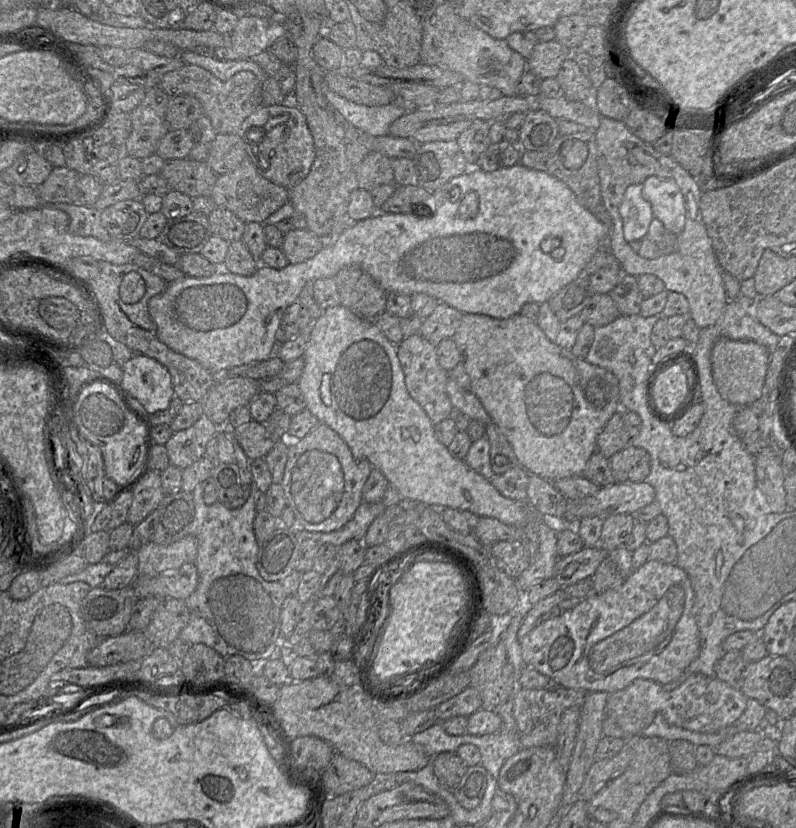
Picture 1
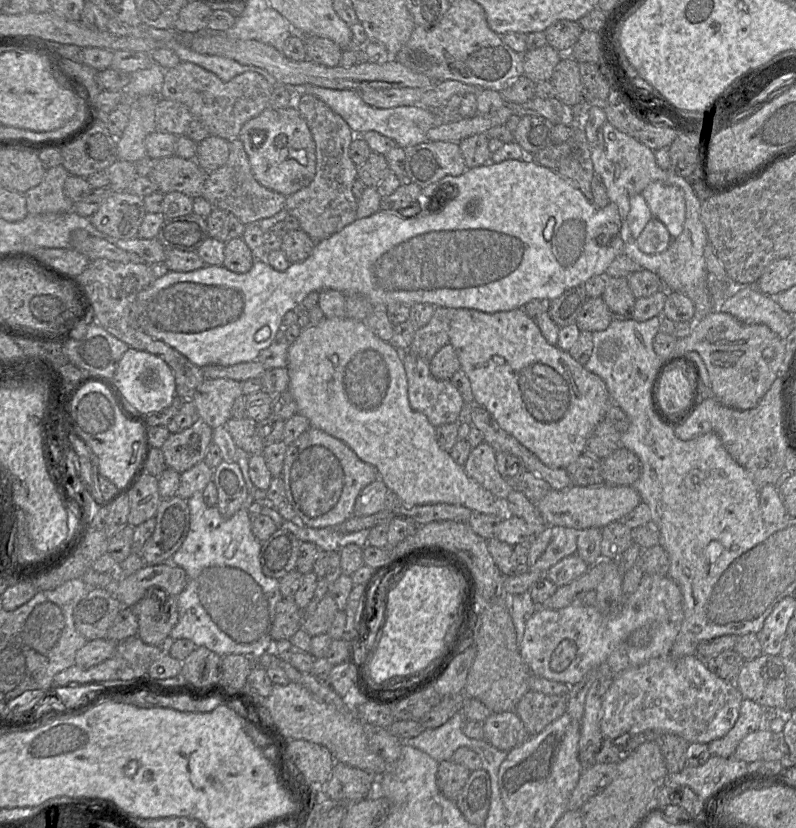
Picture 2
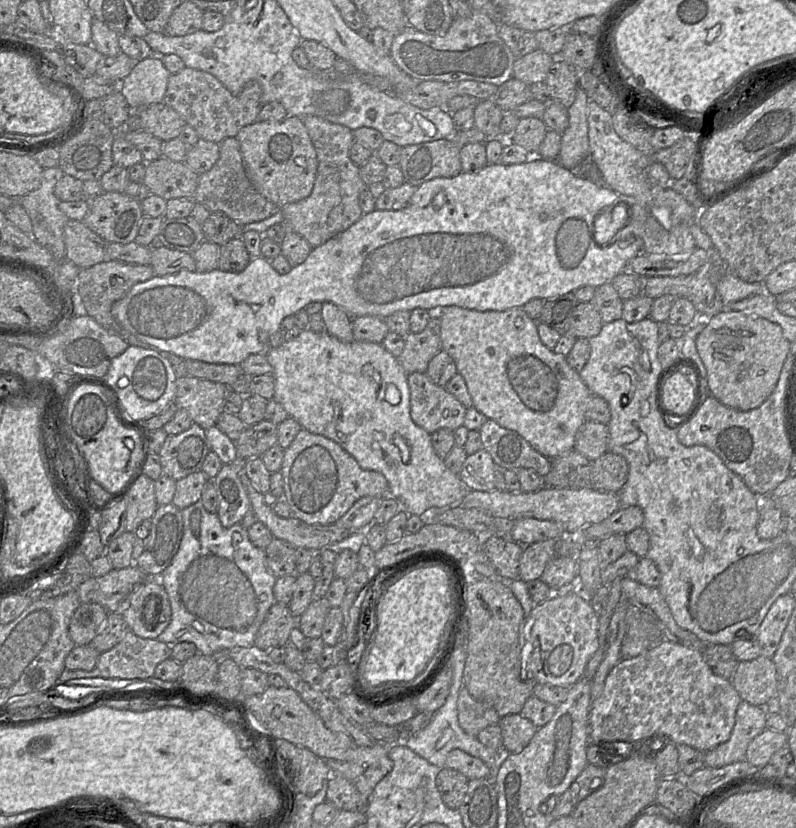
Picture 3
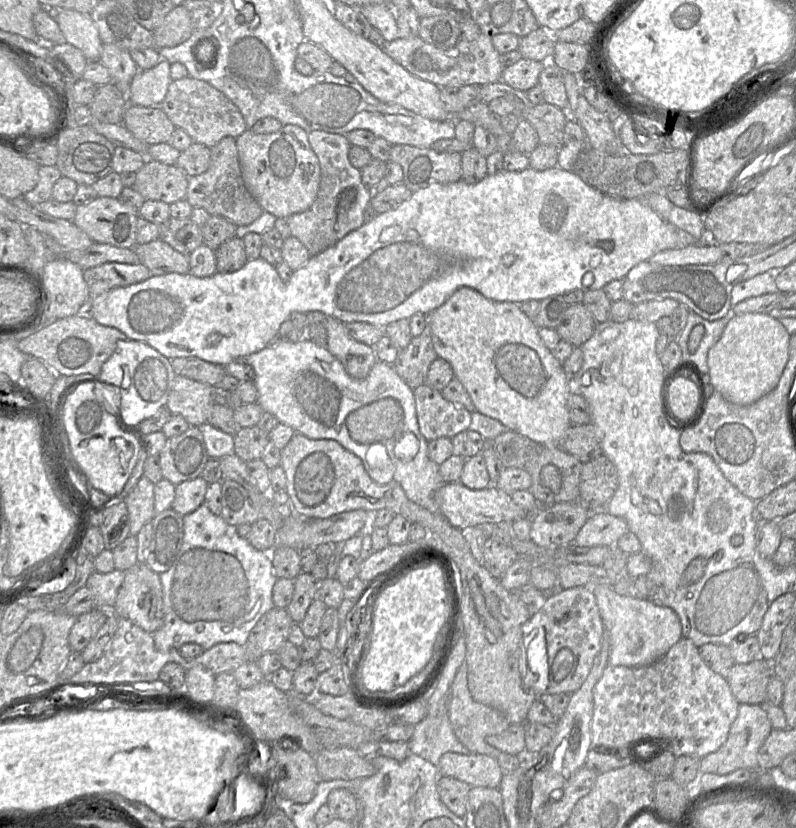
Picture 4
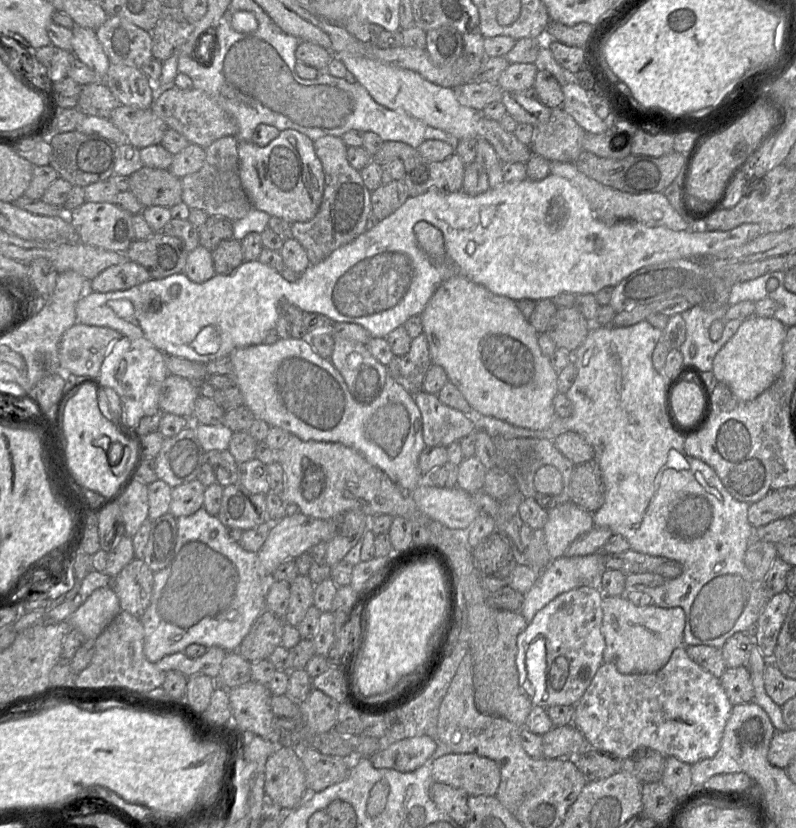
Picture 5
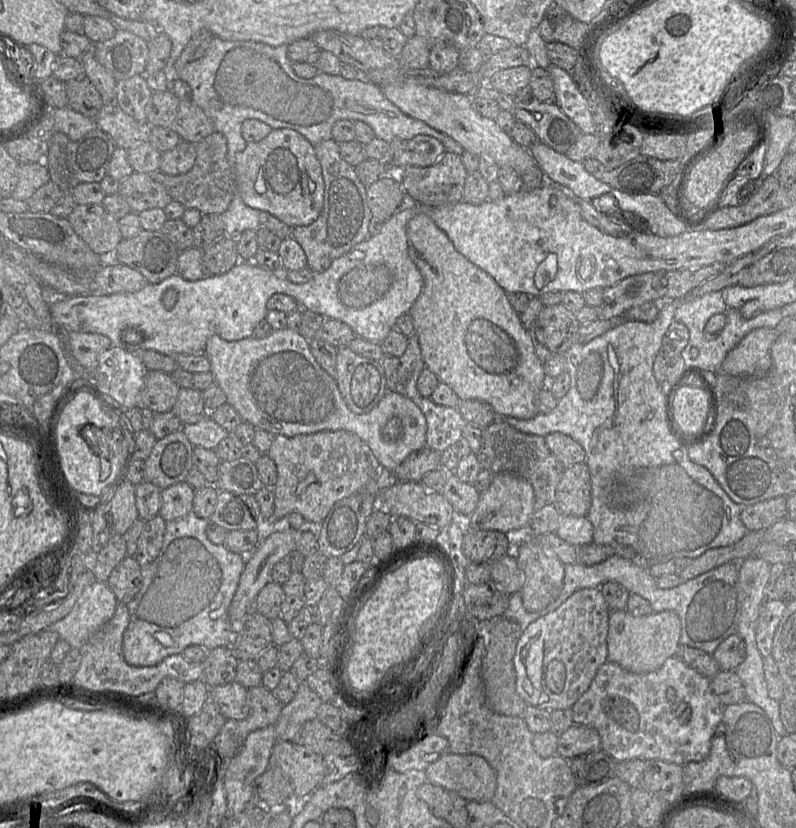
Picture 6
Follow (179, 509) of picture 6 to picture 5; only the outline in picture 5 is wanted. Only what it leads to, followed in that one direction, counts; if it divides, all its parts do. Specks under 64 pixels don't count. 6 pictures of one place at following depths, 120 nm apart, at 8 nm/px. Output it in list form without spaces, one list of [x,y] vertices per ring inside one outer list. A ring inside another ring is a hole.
[[[197,479],[173,487],[169,512],[176,518],[194,514],[203,507],[205,489]]]

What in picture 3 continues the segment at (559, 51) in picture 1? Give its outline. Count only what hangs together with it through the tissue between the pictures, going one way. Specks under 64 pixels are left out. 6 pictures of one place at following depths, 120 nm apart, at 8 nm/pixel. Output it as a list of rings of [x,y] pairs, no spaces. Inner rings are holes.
[[[537,49],[515,60],[513,77],[529,85],[544,82],[549,68],[556,58],[541,49]]]

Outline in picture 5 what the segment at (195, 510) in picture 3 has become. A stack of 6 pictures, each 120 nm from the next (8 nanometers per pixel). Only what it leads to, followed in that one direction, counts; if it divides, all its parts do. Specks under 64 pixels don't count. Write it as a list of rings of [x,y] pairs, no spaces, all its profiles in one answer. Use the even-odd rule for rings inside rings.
[[[205,508],[192,515],[178,517],[177,526],[174,558],[167,567],[154,573],[150,602],[140,616],[144,629],[144,655],[149,661],[156,662],[167,655],[184,652],[190,644],[237,651],[253,622],[267,610],[266,597],[275,580],[260,569],[257,553],[245,550],[239,541],[230,538],[227,527]]]

